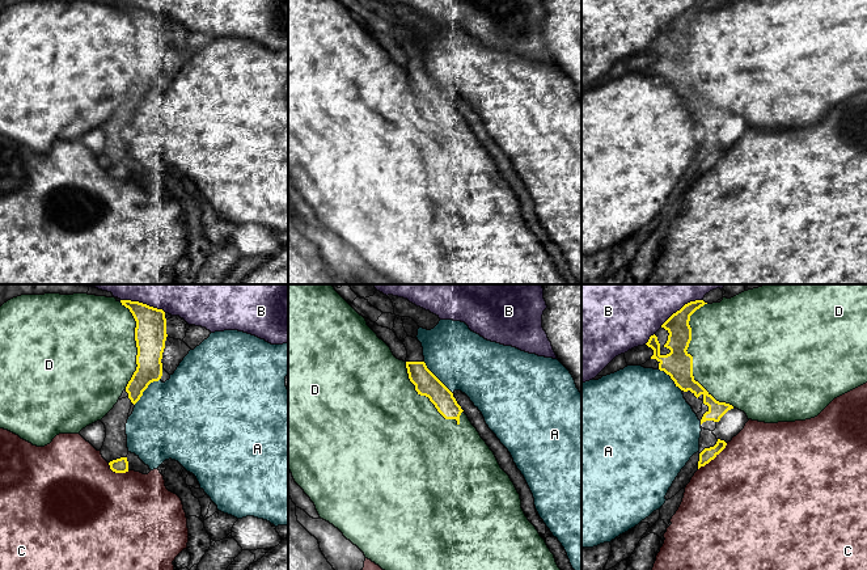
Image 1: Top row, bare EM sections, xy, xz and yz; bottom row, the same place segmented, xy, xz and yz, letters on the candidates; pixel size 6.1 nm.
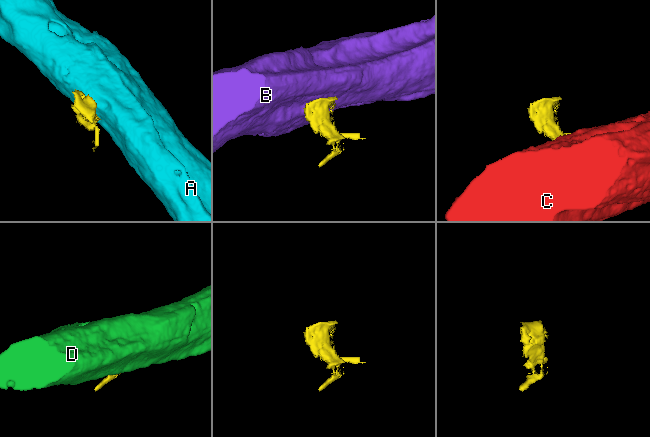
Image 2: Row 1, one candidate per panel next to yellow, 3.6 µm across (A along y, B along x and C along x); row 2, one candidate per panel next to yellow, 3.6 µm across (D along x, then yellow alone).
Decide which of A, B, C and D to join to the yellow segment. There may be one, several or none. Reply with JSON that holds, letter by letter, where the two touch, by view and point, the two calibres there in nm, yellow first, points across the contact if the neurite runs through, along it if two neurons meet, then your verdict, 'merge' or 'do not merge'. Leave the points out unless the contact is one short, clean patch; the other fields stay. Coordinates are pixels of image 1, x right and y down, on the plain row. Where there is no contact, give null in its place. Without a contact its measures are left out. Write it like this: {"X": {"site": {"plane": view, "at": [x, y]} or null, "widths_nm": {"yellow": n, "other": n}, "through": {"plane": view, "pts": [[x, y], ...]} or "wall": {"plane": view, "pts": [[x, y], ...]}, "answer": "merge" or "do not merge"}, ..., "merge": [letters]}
{"A": {"site": {"plane": "xz", "at": [436, 84]}, "widths_nm": {"yellow": 150, "other": 380}, "answer": "do not merge"}, "B": {"site": {"plane": "yz", "at": [681, 15]}, "widths_nm": {"yellow": 140, "other": 280}, "answer": "do not merge"}, "C": {"site": {"plane": "yz", "at": [713, 165]}, "widths_nm": {"yellow": 80, "other": 500}, "answer": "do not merge"}, "D": {"site": {"plane": "yz", "at": [692, 67]}, "widths_nm": {"yellow": 180, "other": 500}, "answer": "merge"}, "merge": ["D"]}

